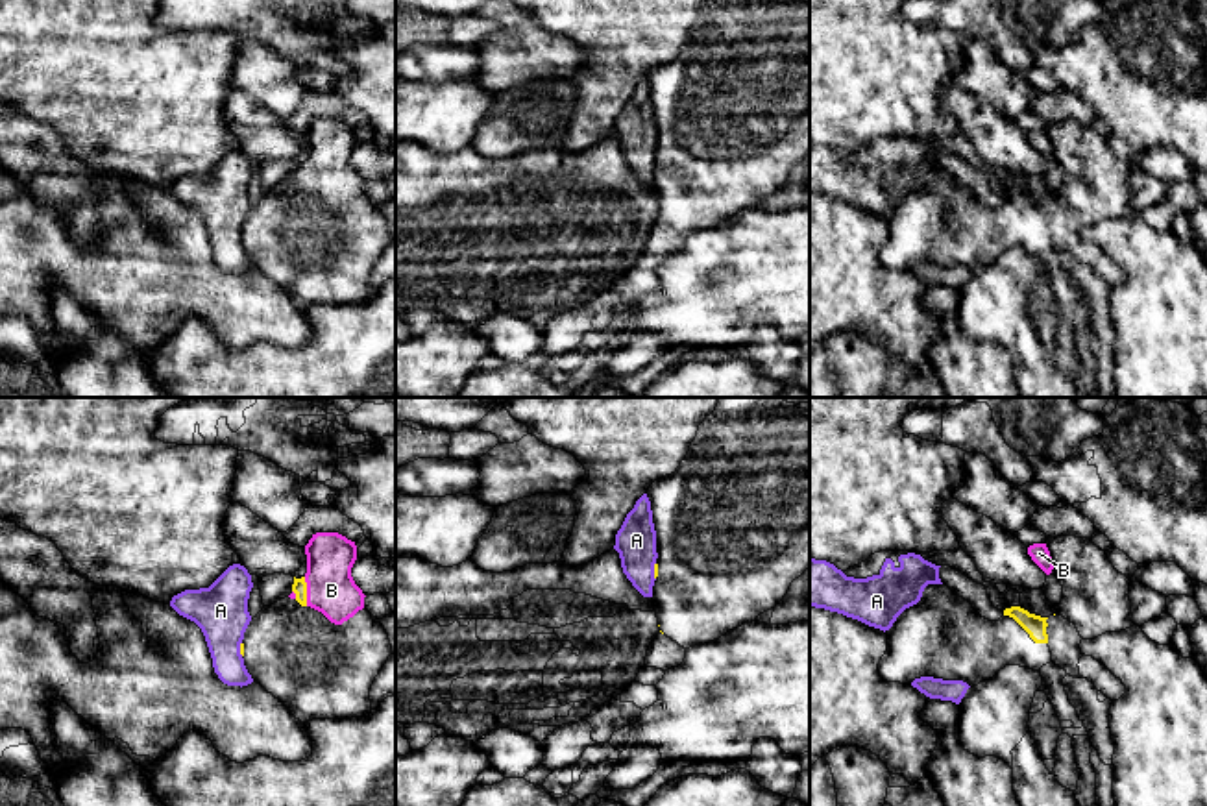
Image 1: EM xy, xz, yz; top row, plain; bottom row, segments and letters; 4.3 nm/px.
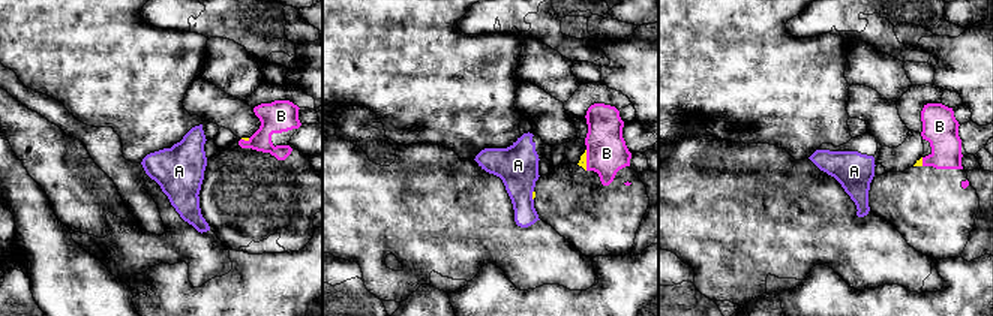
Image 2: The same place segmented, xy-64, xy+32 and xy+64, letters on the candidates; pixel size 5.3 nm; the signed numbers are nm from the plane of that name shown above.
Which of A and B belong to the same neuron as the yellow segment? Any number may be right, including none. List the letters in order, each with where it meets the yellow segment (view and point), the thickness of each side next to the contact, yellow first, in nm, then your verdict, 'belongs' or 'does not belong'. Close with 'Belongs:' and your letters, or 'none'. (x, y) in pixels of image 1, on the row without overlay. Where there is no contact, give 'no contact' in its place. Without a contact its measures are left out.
A: xz (655, 158) | 20/180 nm | does not belong
B: xy (305, 178) | 60/220 nm | belongs
Belongs: B

